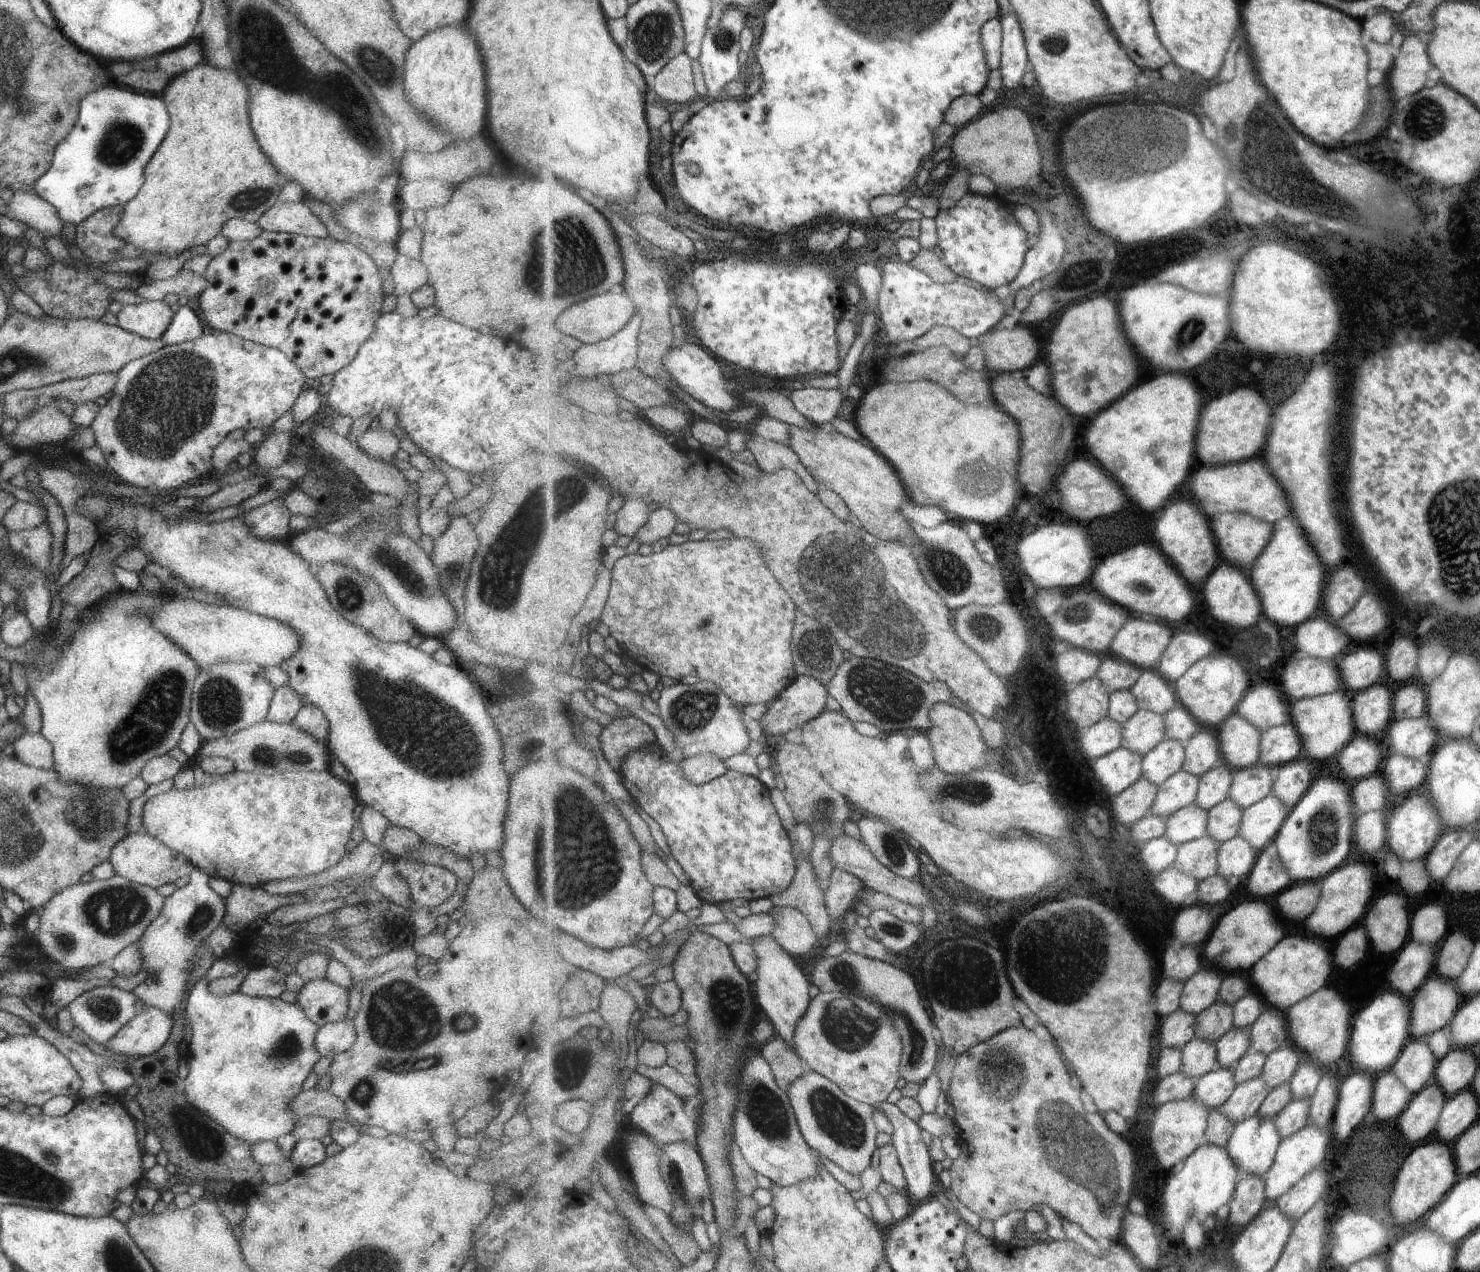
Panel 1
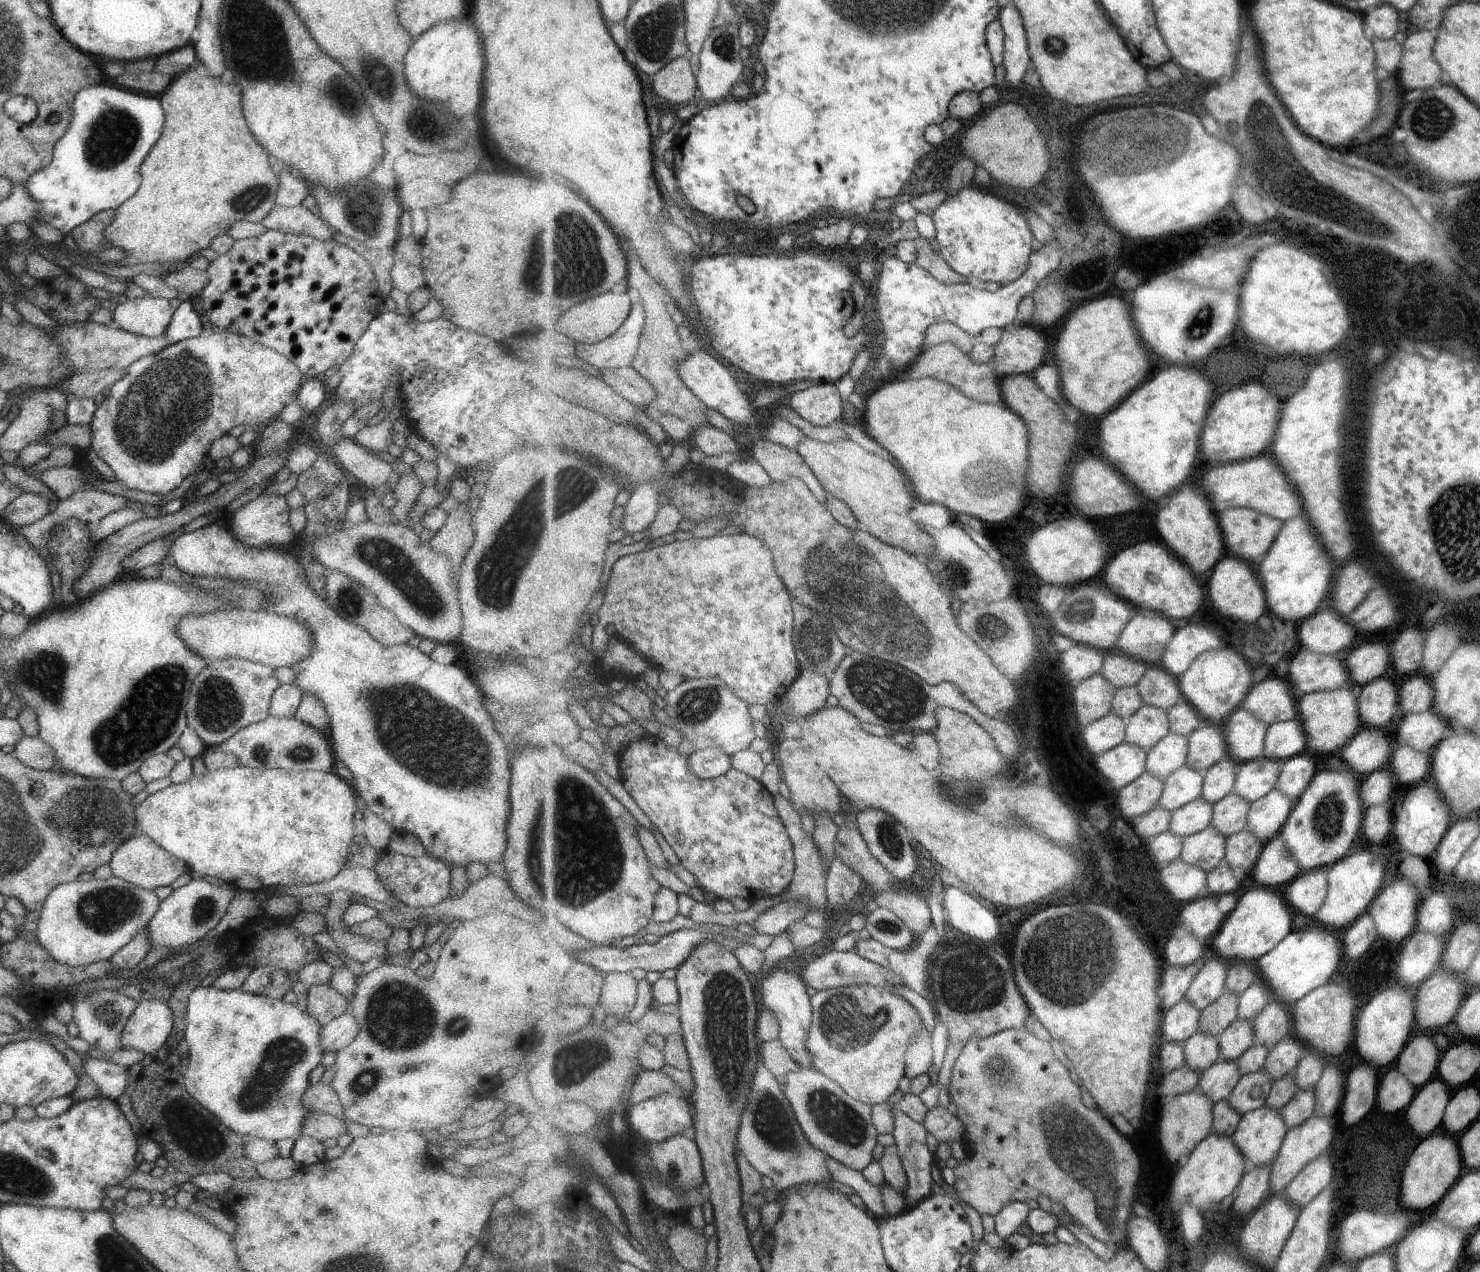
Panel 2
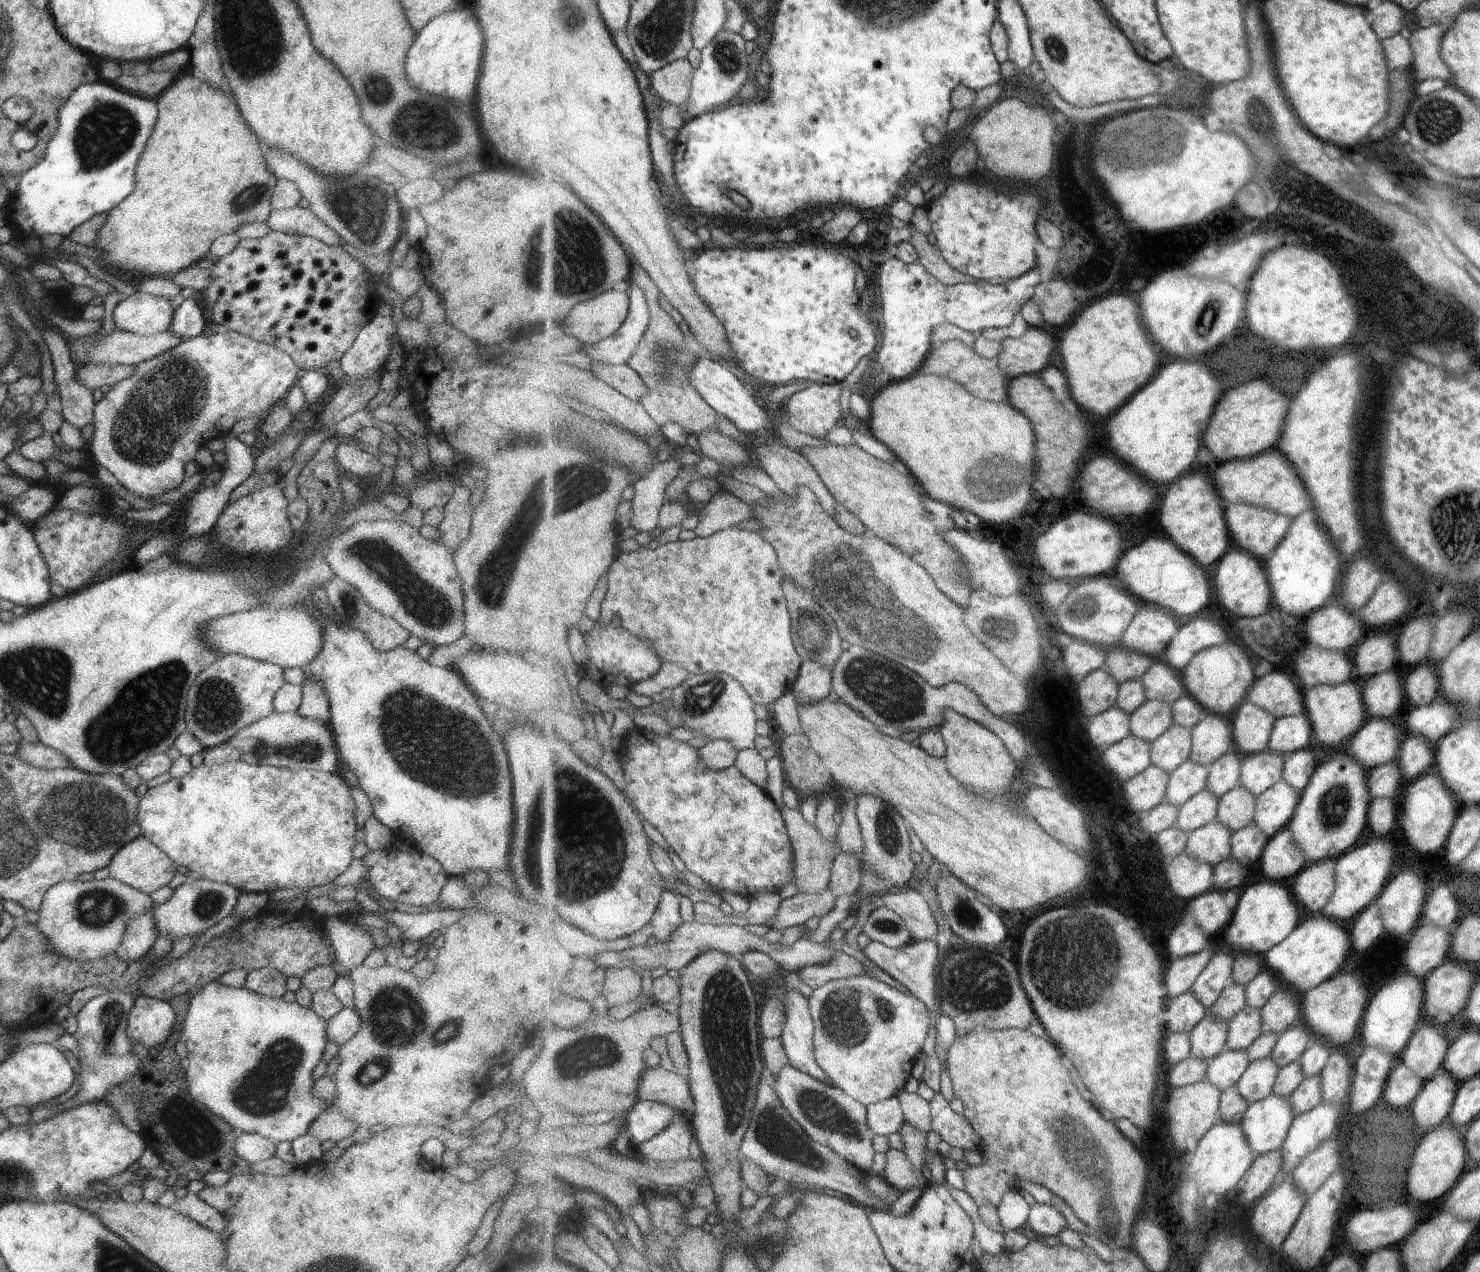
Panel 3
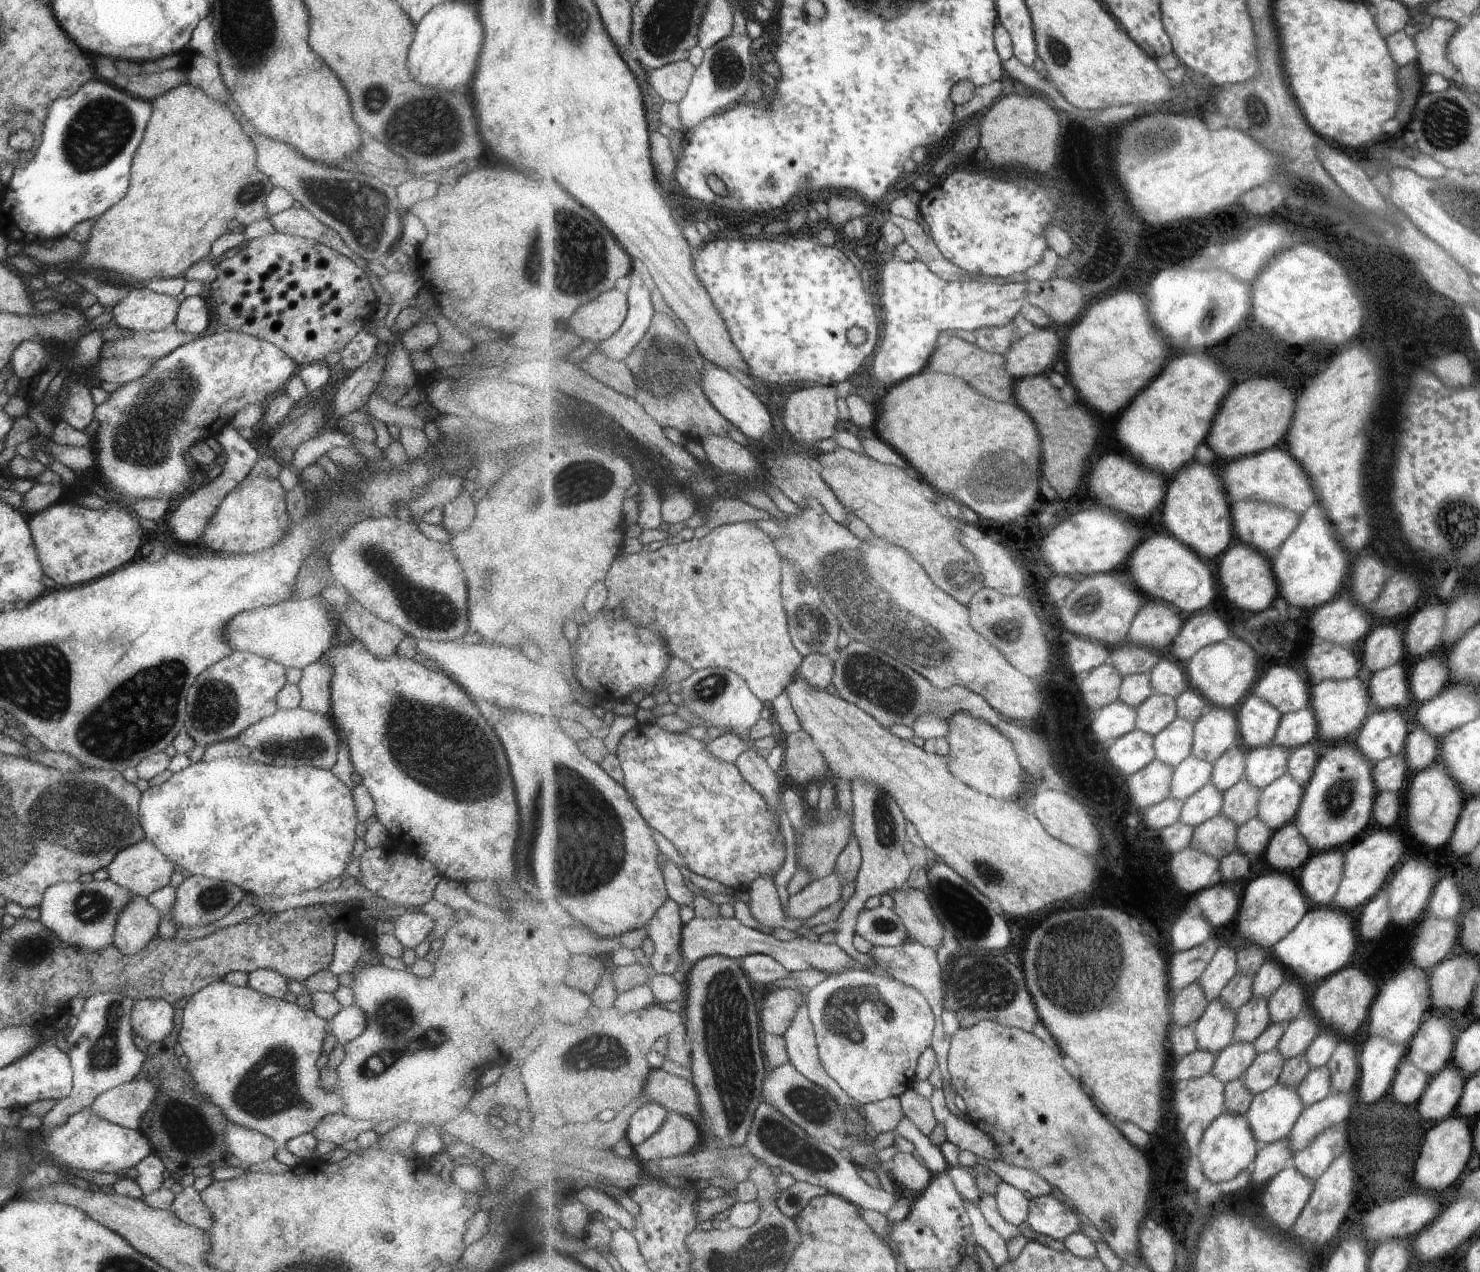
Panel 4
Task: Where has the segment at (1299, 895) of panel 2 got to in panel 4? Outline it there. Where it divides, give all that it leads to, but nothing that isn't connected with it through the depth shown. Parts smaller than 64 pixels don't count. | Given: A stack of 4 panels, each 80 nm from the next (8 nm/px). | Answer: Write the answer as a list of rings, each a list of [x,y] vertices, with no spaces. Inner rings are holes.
[[[1339,850],[1313,854],[1301,868],[1300,888],[1312,908],[1329,907],[1333,902],[1342,878],[1342,854]]]

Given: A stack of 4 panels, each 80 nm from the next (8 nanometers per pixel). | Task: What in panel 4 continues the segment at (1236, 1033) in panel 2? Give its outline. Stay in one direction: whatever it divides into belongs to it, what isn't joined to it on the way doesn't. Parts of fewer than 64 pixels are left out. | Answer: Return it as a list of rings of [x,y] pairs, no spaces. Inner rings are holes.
[[[1254,997],[1236,1010],[1233,1043],[1254,1043],[1271,1024],[1268,999]]]

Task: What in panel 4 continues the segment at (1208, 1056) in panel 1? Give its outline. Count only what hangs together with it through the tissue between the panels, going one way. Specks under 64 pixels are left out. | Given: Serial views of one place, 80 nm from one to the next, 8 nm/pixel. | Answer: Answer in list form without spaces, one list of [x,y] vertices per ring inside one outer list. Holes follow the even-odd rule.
[[[1220,998],[1215,999],[1194,1025],[1198,1050],[1219,1054],[1234,1042],[1235,1027],[1235,1009],[1227,1008]]]

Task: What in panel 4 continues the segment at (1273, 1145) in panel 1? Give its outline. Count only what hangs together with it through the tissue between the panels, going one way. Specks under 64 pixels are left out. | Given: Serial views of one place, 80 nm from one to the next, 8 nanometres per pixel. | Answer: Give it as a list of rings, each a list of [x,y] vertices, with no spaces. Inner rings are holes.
[[[1277,1084],[1255,1096],[1245,1117],[1258,1148],[1289,1138],[1304,1110],[1297,1088]]]

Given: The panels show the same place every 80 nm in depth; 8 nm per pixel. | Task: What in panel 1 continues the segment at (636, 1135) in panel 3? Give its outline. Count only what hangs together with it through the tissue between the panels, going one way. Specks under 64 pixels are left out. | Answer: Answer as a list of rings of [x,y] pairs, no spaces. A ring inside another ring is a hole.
[[[653,1083],[650,1094],[635,1107],[630,1120],[635,1126],[661,1145],[688,1142],[698,1150],[699,1124],[685,1110],[685,1101],[662,1084]]]

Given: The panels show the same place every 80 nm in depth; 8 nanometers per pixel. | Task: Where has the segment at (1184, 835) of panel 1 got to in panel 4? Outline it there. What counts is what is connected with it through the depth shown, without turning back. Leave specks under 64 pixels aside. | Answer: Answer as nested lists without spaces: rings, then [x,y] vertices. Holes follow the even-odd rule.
[[[1211,782],[1185,800],[1181,822],[1197,828],[1221,814],[1223,807],[1224,792]]]

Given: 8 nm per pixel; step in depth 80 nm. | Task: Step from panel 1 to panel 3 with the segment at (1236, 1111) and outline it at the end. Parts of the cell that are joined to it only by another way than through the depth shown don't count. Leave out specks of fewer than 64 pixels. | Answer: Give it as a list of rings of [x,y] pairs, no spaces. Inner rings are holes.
[[[1267,1057],[1252,1062],[1236,1087],[1251,1106],[1272,1095],[1279,1073],[1278,1064],[1271,1057]]]

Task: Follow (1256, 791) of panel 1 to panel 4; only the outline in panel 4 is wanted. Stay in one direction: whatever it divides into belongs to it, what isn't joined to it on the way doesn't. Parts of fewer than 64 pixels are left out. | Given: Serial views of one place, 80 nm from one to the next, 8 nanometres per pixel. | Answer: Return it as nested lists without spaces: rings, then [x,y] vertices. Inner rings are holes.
[[[1271,745],[1247,750],[1245,778],[1263,790],[1288,773],[1291,750]]]

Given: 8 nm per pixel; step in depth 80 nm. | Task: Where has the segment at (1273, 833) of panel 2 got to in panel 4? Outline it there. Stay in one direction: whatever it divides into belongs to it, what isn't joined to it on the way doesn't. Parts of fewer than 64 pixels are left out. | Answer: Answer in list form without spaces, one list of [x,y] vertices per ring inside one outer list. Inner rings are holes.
[[[1289,772],[1262,790],[1258,816],[1277,832],[1295,821],[1305,794],[1305,785]]]

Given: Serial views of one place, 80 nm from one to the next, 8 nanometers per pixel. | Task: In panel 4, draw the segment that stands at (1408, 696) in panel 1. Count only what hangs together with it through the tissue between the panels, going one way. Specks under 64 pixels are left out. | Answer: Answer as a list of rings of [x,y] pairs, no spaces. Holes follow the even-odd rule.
[[[1431,653],[1423,660],[1419,660],[1411,674],[1408,674],[1407,684],[1409,684],[1408,692],[1411,696],[1423,704],[1425,701],[1435,698],[1443,689],[1447,682],[1448,674],[1444,667],[1444,660],[1441,662],[1435,654]]]

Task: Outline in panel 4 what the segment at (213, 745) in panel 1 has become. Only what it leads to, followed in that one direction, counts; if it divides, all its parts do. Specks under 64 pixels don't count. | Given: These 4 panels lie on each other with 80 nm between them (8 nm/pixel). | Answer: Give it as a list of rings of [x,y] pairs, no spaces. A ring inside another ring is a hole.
[[[301,707],[278,708],[269,716],[238,732],[234,739],[248,748],[247,758],[266,765],[315,767],[329,771],[336,761],[338,735],[331,719],[329,716],[312,713]]]

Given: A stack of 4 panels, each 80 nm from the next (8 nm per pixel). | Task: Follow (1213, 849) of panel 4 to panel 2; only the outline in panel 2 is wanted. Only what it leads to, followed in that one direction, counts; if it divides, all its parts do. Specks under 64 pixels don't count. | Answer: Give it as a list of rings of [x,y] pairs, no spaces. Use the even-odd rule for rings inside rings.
[[[1209,827],[1198,835],[1185,838],[1180,858],[1210,873],[1226,858],[1226,838],[1215,827]]]

